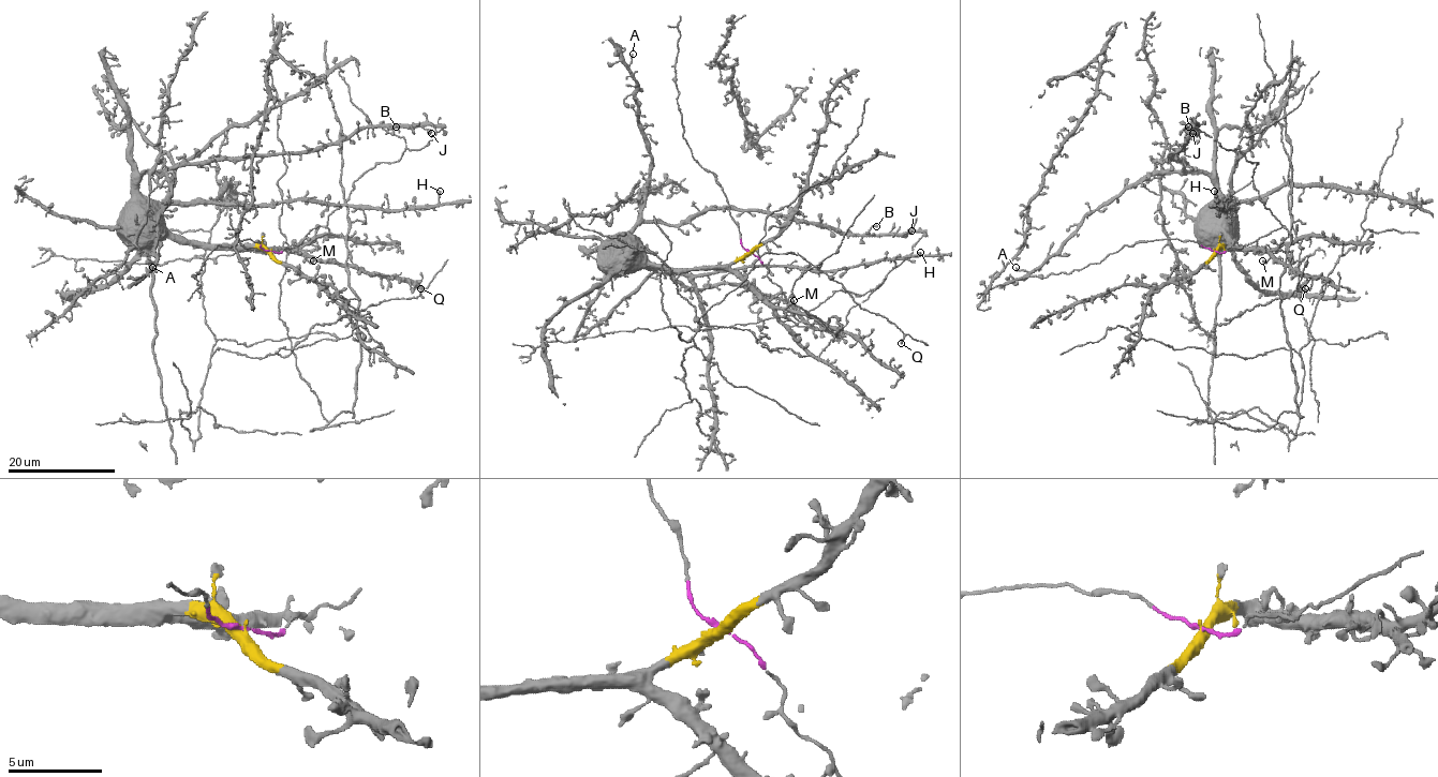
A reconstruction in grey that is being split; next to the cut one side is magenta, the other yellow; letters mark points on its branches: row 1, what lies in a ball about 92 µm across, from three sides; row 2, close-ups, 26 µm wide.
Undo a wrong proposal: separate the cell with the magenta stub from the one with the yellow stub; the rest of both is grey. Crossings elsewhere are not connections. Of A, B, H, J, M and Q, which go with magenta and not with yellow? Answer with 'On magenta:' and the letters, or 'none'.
On magenta: none

